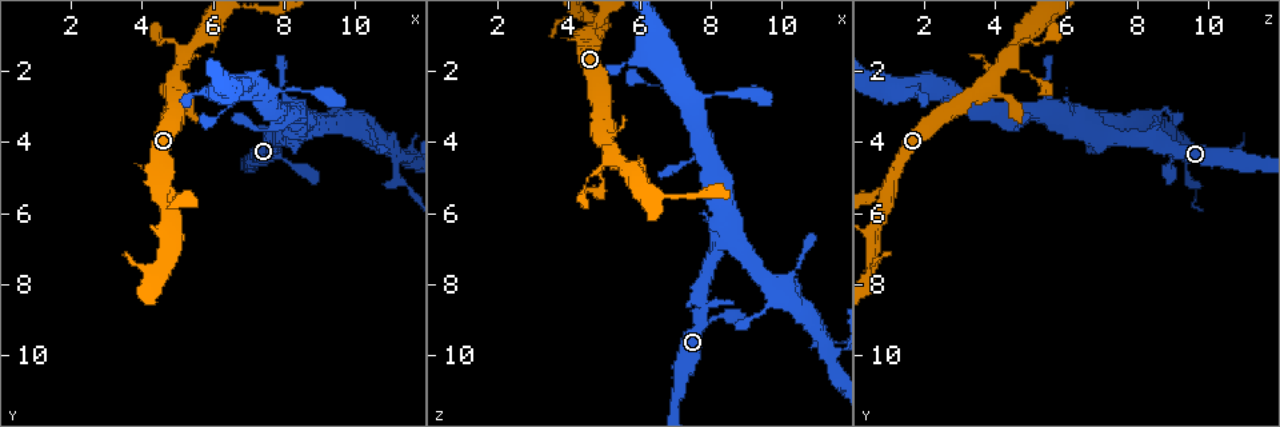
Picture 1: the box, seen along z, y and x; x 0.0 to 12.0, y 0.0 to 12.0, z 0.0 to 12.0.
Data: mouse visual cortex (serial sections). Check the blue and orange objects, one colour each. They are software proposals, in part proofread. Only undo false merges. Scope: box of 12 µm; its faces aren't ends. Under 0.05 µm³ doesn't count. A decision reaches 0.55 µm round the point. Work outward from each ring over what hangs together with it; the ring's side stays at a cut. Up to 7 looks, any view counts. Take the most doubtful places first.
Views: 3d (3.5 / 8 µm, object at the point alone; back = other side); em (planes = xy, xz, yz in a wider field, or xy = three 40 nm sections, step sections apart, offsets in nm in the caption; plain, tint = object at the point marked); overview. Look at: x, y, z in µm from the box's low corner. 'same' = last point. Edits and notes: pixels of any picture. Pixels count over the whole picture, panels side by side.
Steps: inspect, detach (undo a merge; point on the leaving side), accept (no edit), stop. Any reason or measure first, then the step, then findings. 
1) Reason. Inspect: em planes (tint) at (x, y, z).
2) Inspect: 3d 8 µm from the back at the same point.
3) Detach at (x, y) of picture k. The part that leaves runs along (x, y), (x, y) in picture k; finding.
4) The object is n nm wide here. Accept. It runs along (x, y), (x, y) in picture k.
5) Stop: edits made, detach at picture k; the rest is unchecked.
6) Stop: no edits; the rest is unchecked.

Four or more arms meet. Inspect: 3d 3.5 µm at (11.1, 4.3, 9.5).

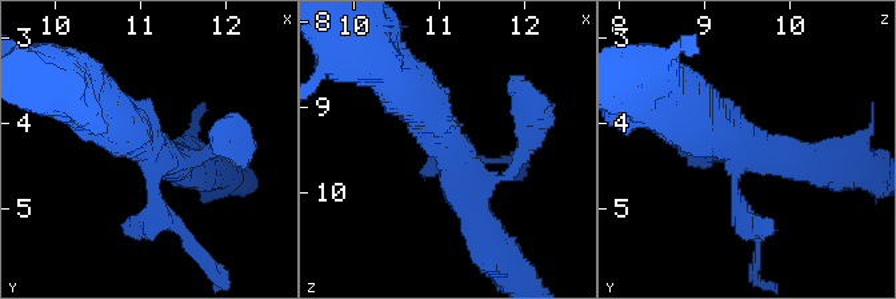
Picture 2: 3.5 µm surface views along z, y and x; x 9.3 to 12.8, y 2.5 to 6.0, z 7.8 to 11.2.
Now the EM. Inspect: em xy step 2 (tint) at (11.10, 4.30, 9.50).

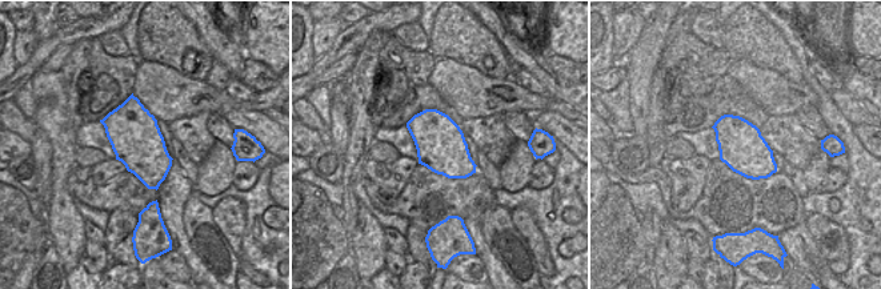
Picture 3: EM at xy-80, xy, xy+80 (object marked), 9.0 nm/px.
Cut it another way. Inspect: em xy step 3 (tint) at the same point.

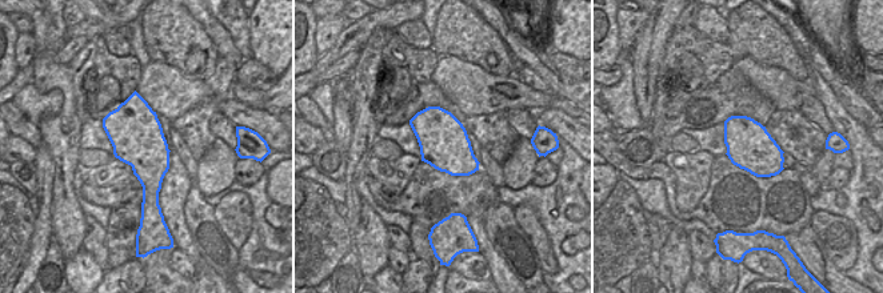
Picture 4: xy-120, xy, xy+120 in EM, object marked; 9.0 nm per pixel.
The arms are 200, 200, 400, 600 nm wide. Accept. All the same cell.

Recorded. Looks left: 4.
Narrows sharply. Inspect: 3d 3.5 µm from the back at (6.5, 2.9, 2.5).

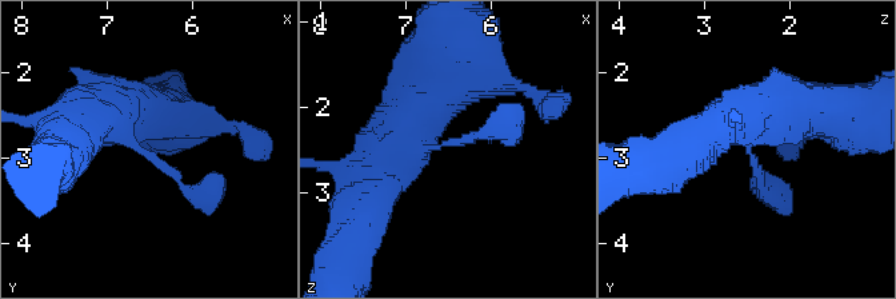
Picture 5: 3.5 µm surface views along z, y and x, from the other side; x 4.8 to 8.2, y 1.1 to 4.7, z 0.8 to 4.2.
Inspect: em xy step 1 (tint) at (6.50, 3.00, 2.45).

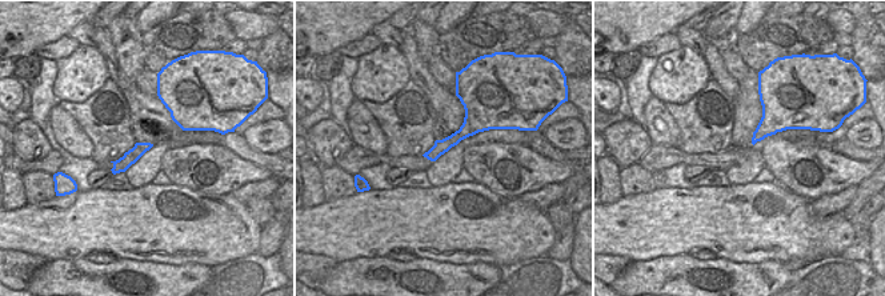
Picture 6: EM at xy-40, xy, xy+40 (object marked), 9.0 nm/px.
Accept. One cell here.

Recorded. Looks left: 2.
Abrupt turn. Inspect: 3d 3.5 µm at (4.9, 2.0, 5.0).

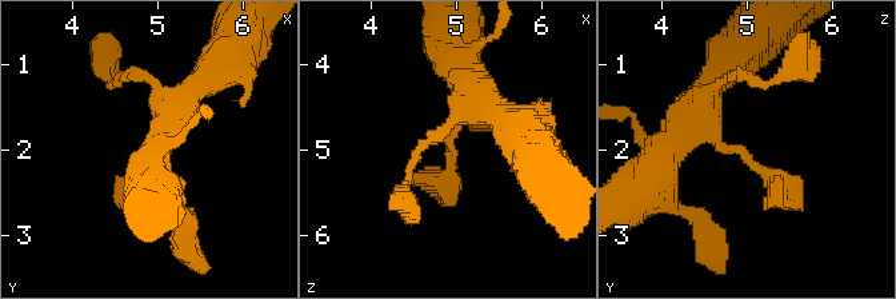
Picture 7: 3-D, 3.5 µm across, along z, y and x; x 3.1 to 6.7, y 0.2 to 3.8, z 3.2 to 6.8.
The arms are 250, 400 nm wide. Inspect: em xy step 3 (tint) at (4.90, 2.05, 4.95).

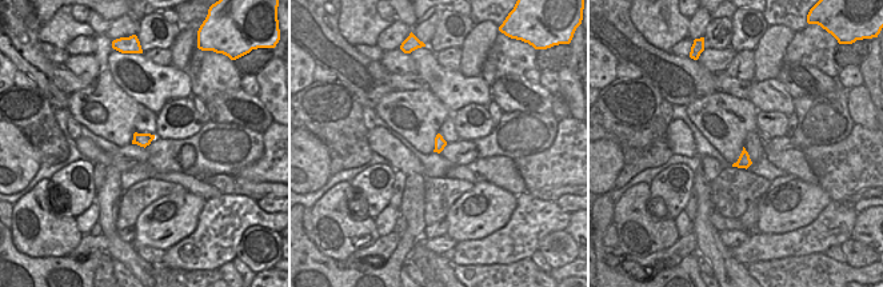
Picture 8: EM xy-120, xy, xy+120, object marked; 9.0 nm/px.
Accept. It runs along (680, 124), (690, 111), (775, 182) in picture 7; one cell here.

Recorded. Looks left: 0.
Stop: no edits; the rest is unchecked.

